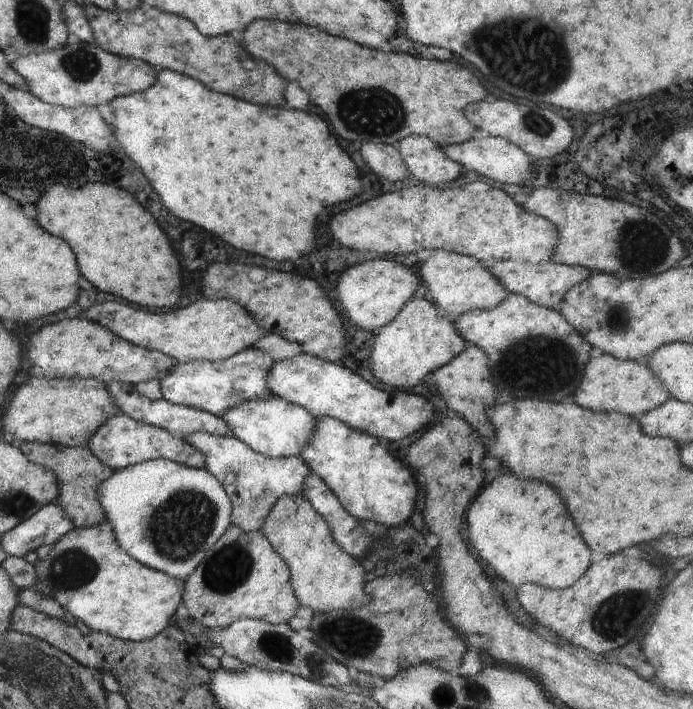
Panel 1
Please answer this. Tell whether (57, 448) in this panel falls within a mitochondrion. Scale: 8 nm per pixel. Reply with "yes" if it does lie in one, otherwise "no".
no

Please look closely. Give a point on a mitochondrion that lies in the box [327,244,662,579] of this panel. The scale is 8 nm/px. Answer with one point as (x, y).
(545, 363)

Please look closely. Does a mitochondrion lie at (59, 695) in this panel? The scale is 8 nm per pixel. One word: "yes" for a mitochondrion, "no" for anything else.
yes

